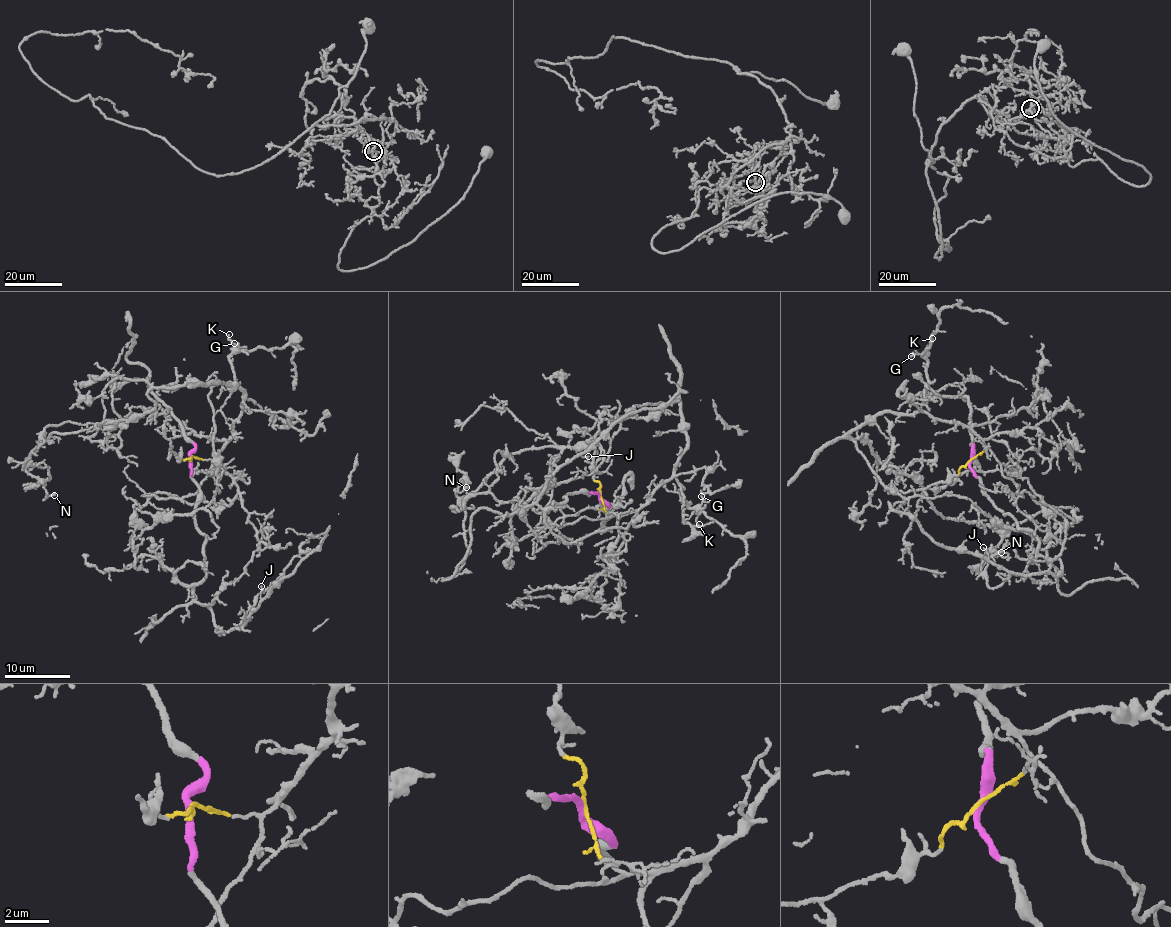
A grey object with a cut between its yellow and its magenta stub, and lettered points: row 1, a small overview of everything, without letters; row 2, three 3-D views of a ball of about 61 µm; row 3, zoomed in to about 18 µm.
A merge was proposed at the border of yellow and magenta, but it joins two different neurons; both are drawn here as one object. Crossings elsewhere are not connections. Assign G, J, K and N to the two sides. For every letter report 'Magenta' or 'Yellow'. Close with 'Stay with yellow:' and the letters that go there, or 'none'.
G: Yellow
J: Magenta
K: Yellow
N: Yellow
Stay with yellow: G, K, N

